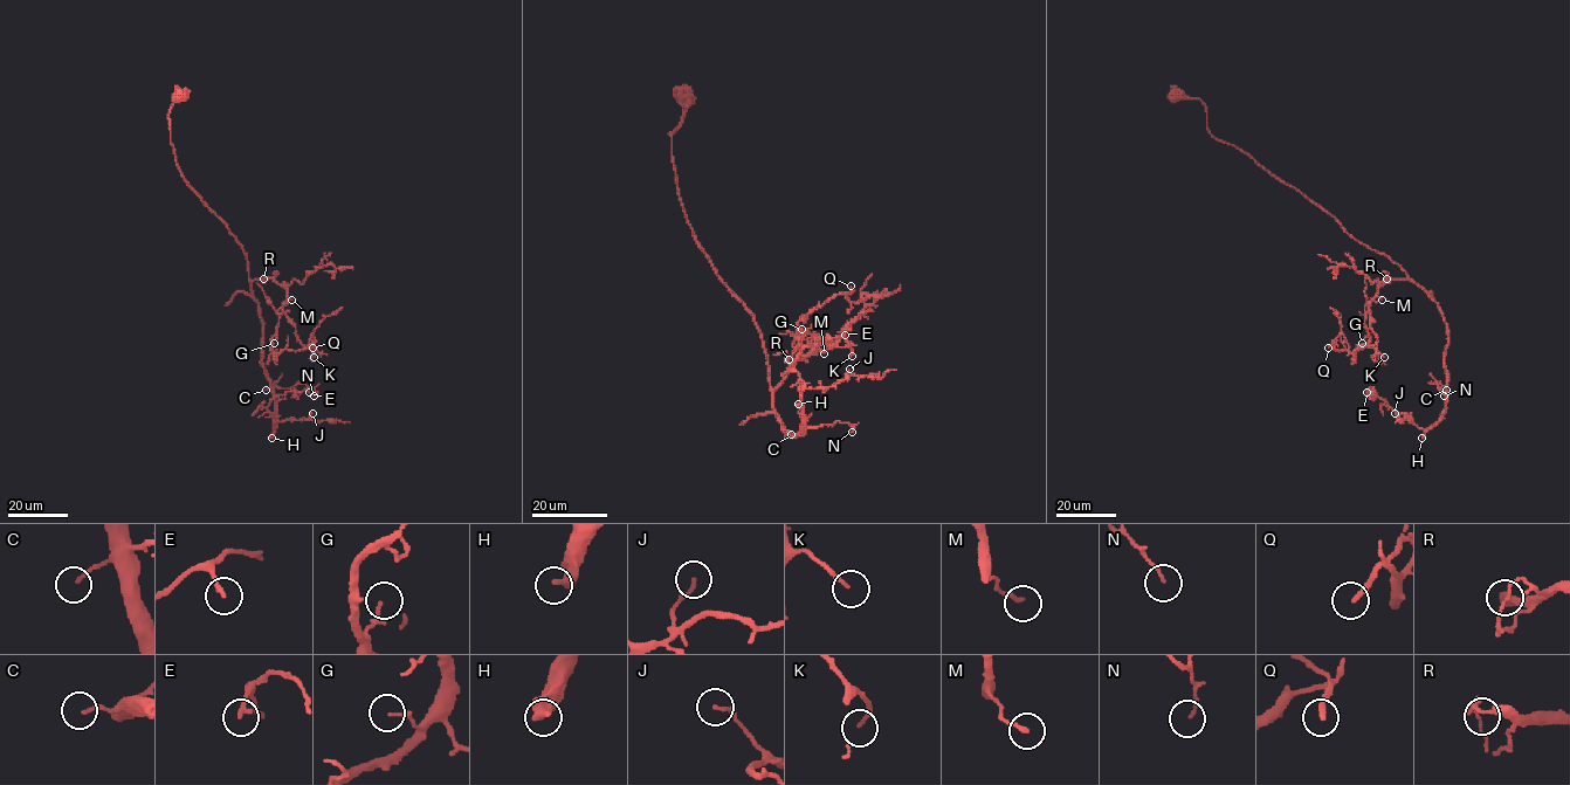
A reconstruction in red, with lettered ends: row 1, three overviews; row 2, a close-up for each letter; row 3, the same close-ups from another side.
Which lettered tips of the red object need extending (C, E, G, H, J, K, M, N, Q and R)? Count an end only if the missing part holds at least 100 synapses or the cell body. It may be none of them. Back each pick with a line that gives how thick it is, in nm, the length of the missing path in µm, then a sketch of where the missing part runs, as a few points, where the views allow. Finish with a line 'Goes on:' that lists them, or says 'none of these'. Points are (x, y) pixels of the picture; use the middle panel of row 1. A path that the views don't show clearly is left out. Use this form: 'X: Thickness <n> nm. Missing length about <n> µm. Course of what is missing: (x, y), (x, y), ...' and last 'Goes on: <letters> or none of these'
H: Thickness 460 nm. Missing length about 300 µm
Goes on: H

